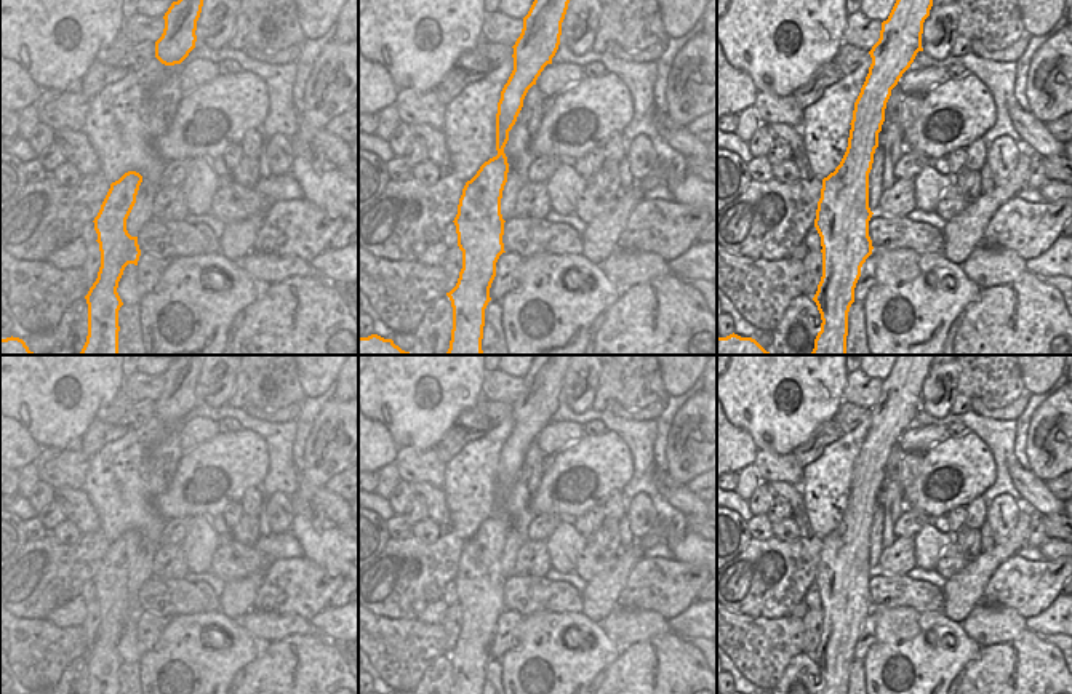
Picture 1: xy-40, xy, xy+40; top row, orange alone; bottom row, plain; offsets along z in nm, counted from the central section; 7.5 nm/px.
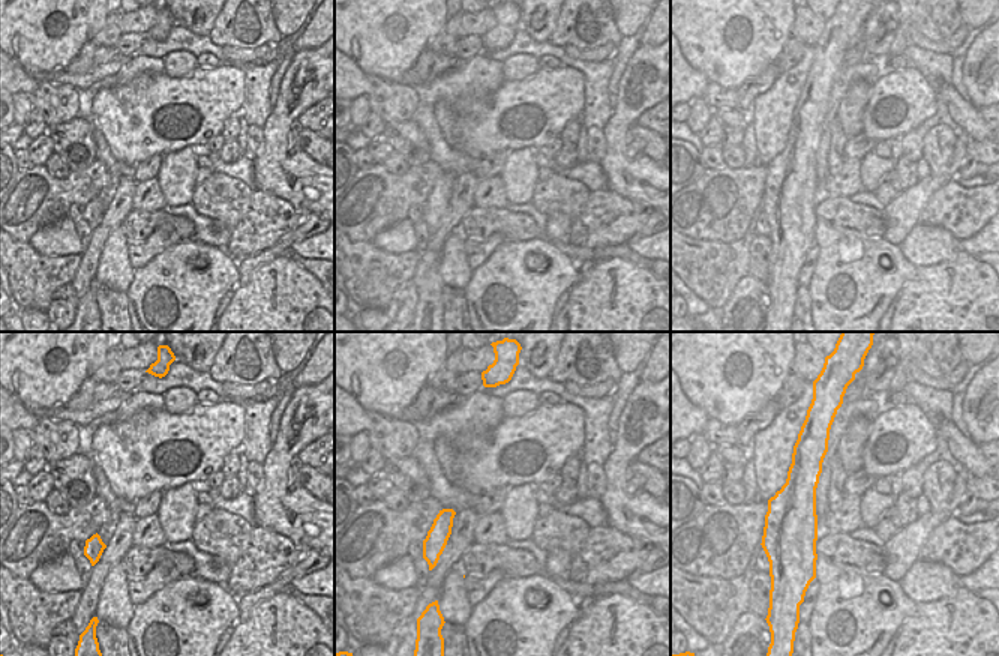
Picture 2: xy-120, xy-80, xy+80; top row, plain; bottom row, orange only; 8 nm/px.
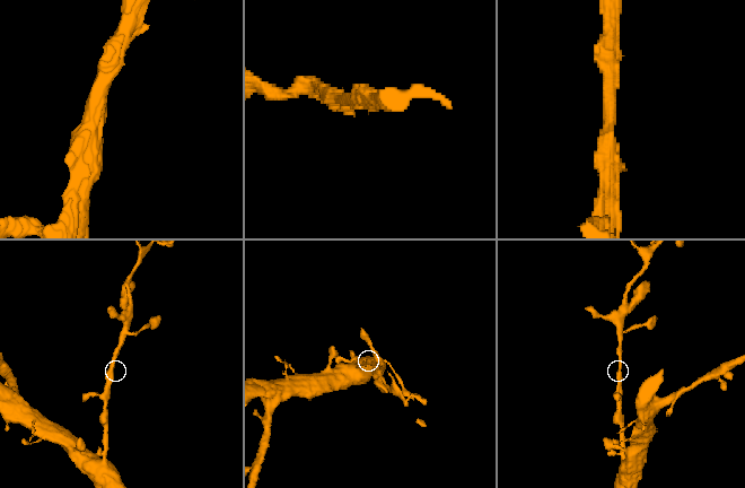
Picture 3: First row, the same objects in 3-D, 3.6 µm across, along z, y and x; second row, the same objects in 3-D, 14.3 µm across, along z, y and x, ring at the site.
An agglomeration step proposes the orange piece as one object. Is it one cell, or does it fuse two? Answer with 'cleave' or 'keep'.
keep

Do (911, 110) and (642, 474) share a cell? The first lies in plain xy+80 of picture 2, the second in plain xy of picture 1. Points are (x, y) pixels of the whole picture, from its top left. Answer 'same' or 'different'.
different

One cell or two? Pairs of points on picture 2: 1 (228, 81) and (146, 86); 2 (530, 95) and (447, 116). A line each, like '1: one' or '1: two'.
1: one
2: one

